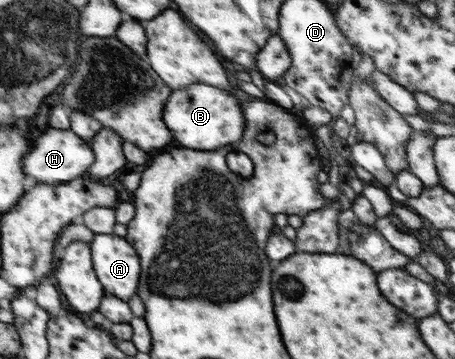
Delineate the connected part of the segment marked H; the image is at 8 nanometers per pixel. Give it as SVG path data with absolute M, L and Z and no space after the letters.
M48 126L45 132L36 134L35 144L32 154L24 159L24 172L28 172L28 176L34 176L42 184L60 184L76 180L80 176L88 176L96 162L96 152L91 142L82 140L71 128L60 130Z

